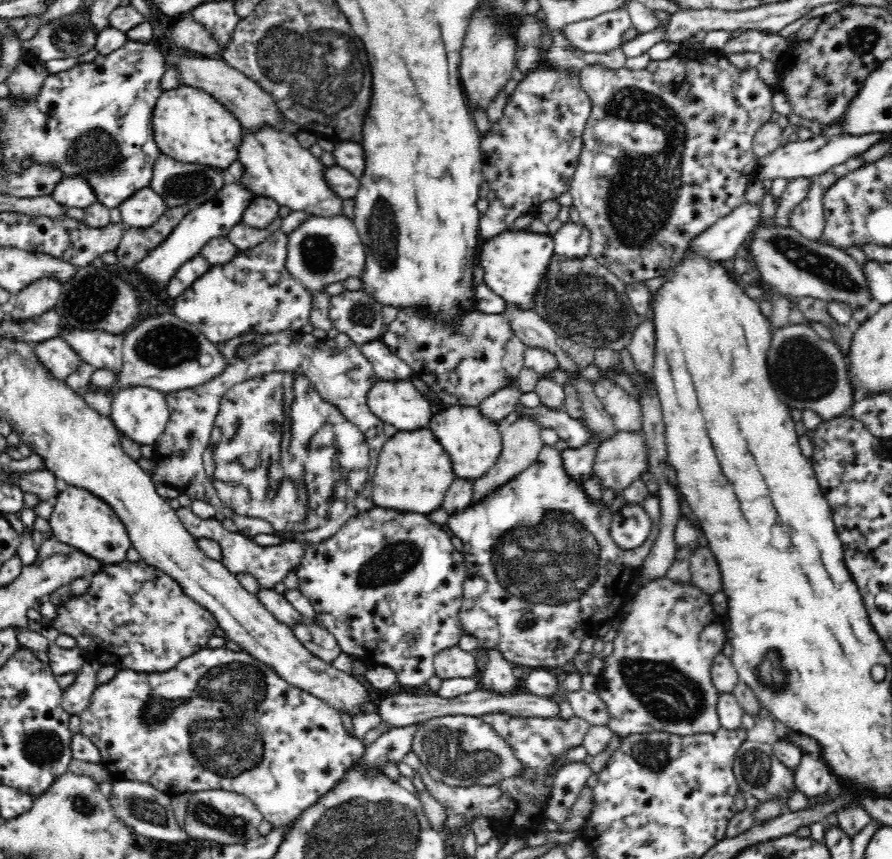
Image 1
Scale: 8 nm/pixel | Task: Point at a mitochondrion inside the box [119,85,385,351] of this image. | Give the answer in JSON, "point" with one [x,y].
{"point":[188,184]}

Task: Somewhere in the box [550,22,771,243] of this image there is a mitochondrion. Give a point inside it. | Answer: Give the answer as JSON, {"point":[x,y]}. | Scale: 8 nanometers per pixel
{"point":[630,103]}

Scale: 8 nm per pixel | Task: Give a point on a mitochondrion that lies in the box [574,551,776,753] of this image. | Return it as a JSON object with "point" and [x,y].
{"point":[672,695]}

